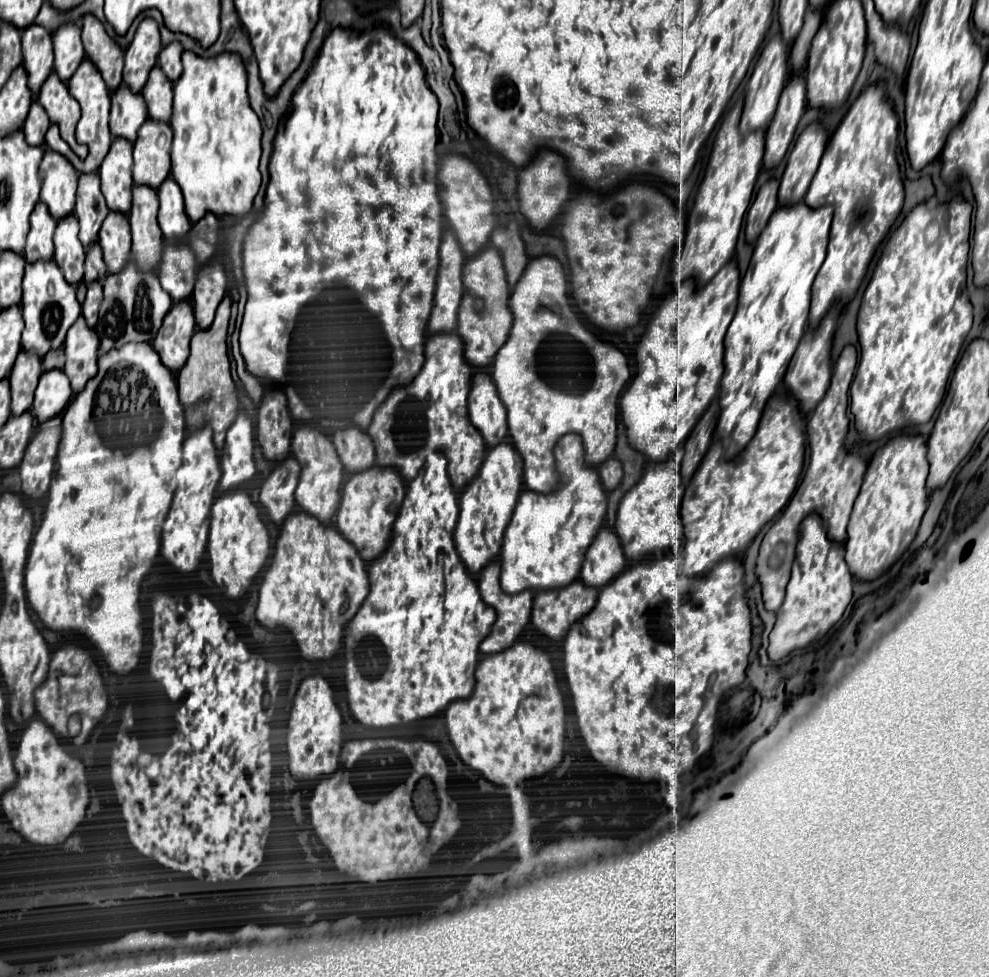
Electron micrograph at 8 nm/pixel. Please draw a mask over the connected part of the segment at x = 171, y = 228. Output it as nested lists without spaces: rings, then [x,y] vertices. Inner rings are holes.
[[[165,178],[165,182],[157,188],[159,194],[159,226],[167,240],[183,238],[189,228],[191,220],[185,214],[183,194],[179,184],[173,178]]]

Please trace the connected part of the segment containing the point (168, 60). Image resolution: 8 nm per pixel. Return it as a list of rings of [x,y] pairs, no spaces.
[[[171,42],[159,54],[159,64],[171,82],[175,82],[181,76],[181,70],[183,70],[181,68],[181,52],[183,52],[183,46],[179,42]]]

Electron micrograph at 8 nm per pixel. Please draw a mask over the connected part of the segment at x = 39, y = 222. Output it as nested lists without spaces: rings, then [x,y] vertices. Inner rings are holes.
[[[37,202],[31,212],[31,230],[27,234],[25,260],[49,260],[53,256],[53,230],[57,220],[51,216],[47,204]]]

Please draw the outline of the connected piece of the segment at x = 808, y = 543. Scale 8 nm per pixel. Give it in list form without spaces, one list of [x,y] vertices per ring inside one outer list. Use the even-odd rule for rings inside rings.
[[[809,514],[799,526],[799,540],[795,548],[795,562],[791,568],[791,580],[787,594],[777,610],[775,628],[769,634],[769,658],[781,660],[791,650],[803,648],[815,638],[823,636],[845,612],[853,596],[853,576],[845,562],[845,548],[839,542],[831,542],[819,514]]]

